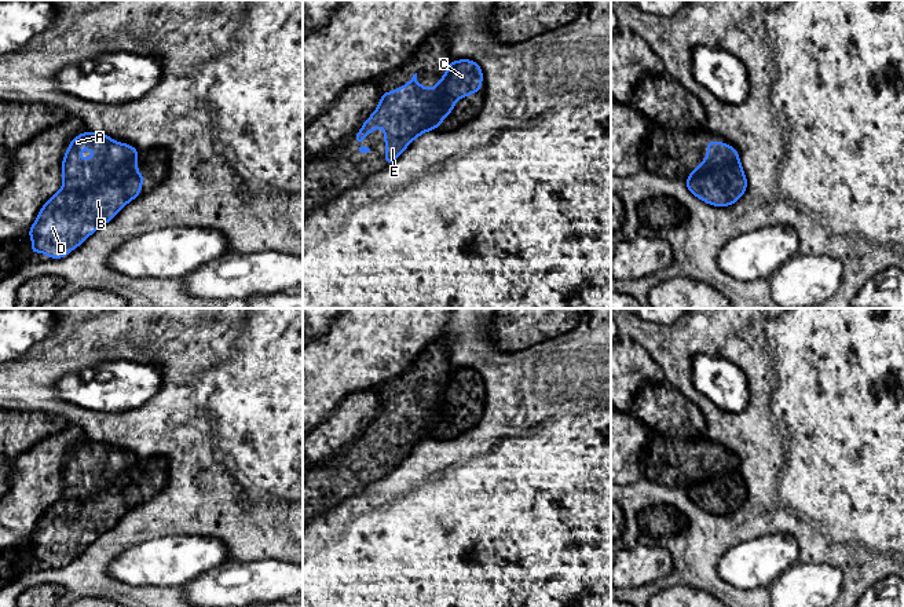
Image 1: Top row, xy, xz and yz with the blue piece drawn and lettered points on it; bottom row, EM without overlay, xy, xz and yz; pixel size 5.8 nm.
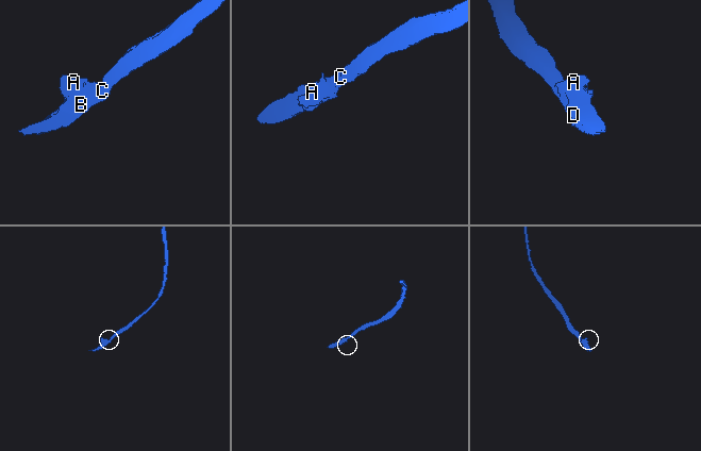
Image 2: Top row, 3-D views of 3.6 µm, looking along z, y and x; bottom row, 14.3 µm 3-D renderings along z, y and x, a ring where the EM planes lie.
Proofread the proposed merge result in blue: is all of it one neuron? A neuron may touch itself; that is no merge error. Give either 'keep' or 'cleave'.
cleave

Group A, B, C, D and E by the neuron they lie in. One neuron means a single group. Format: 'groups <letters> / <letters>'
groups A E / B C D

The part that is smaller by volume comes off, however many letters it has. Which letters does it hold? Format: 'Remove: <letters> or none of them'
Remove: A, E

